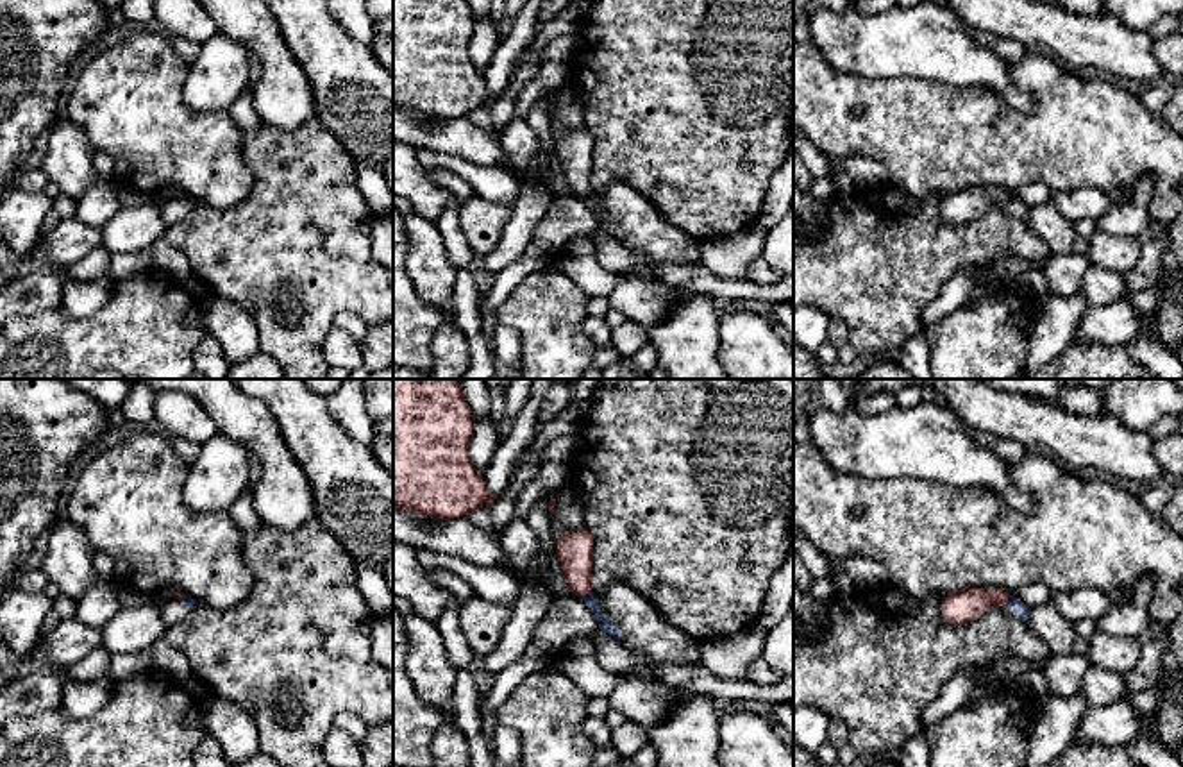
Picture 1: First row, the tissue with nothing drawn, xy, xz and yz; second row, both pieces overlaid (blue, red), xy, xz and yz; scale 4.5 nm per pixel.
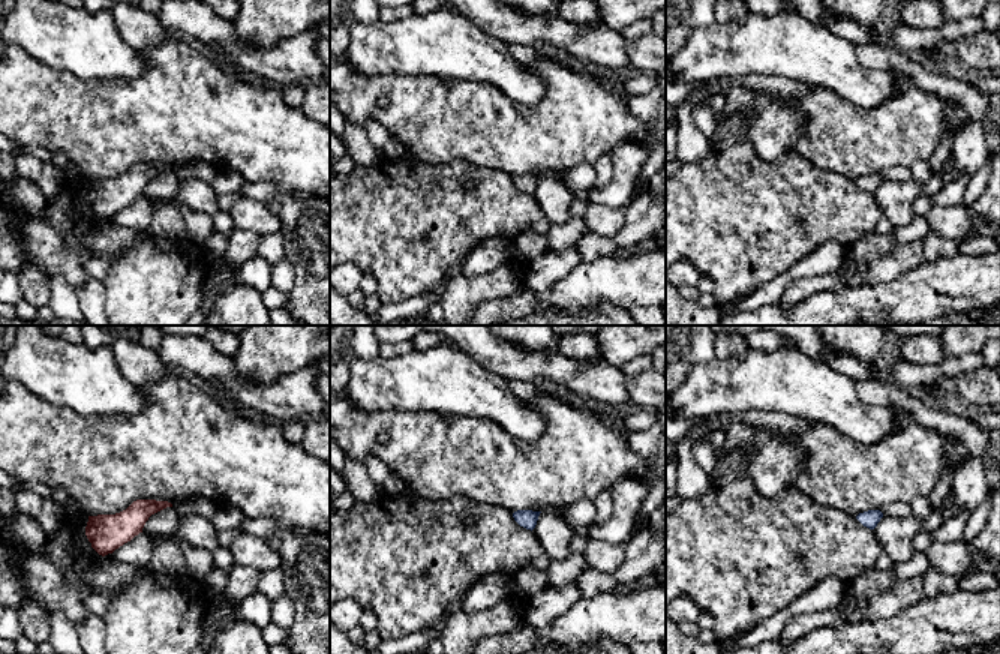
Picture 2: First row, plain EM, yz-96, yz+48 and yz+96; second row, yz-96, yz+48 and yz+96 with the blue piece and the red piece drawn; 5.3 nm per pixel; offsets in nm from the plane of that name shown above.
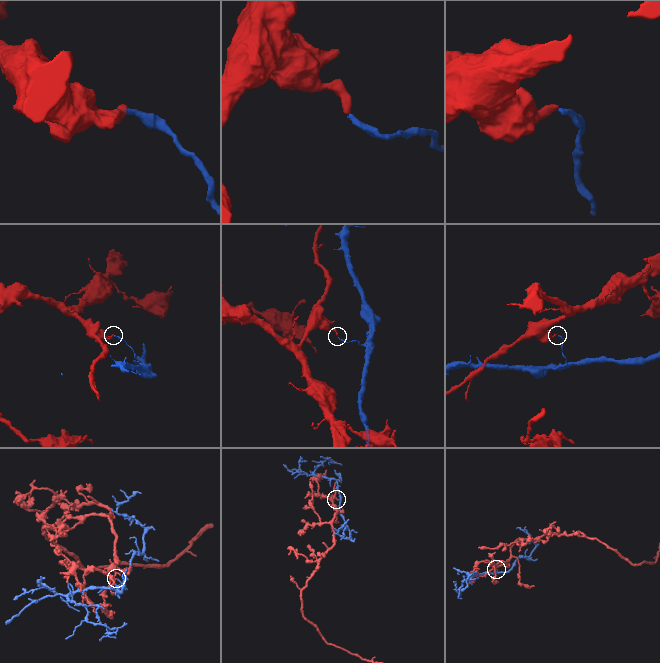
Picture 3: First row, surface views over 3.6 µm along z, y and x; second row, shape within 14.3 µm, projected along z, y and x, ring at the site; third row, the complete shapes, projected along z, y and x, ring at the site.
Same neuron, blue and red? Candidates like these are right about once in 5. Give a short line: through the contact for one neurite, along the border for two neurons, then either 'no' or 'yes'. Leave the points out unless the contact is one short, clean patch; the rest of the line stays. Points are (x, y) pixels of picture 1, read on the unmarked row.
line xz (592, 192), (583, 197); no

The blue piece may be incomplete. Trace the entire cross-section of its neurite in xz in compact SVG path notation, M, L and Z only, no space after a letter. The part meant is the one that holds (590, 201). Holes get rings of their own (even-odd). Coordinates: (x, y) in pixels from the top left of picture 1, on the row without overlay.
M593 193L584 195L583 198L584 198L584 204L595 213L595 216L599 220L599 229L608 232L609 236L620 240L620 236L622 236L620 229L604 216L604 213L602 213L597 198L593 197Z

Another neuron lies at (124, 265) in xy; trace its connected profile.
M111 252L107 277L113 281L134 277L150 268L150 252Z

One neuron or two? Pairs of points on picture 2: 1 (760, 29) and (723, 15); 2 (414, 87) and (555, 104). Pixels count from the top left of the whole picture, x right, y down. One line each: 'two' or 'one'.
1: two
2: one

